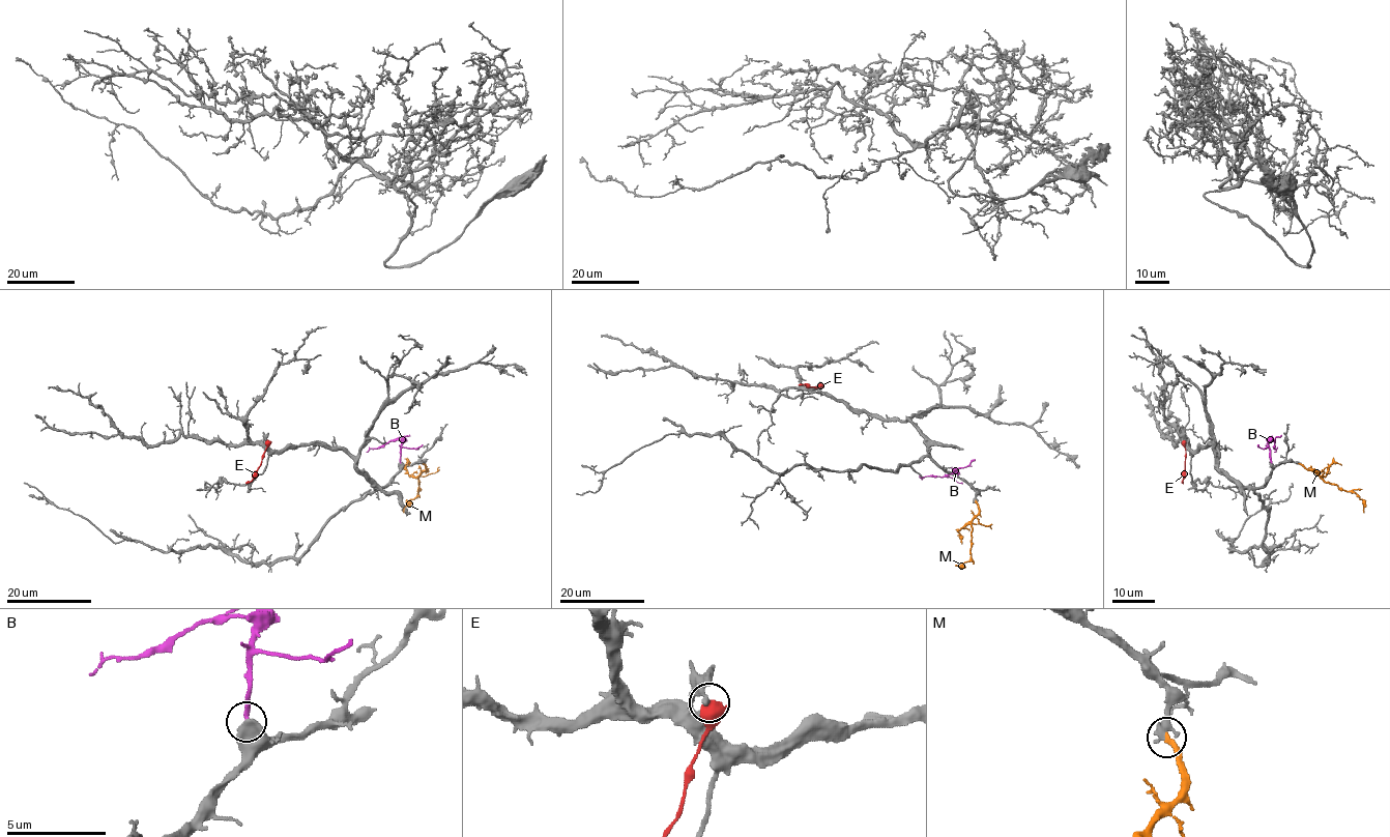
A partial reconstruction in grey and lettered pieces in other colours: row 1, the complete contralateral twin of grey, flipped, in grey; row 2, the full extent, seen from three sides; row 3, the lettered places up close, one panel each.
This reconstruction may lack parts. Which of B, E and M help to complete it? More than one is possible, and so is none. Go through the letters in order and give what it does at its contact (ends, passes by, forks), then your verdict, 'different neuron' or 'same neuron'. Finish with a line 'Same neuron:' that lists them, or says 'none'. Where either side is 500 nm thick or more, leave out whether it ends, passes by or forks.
B: same neuron
E: different neuron
M: it ends; same neuron
Same neuron: B, M

